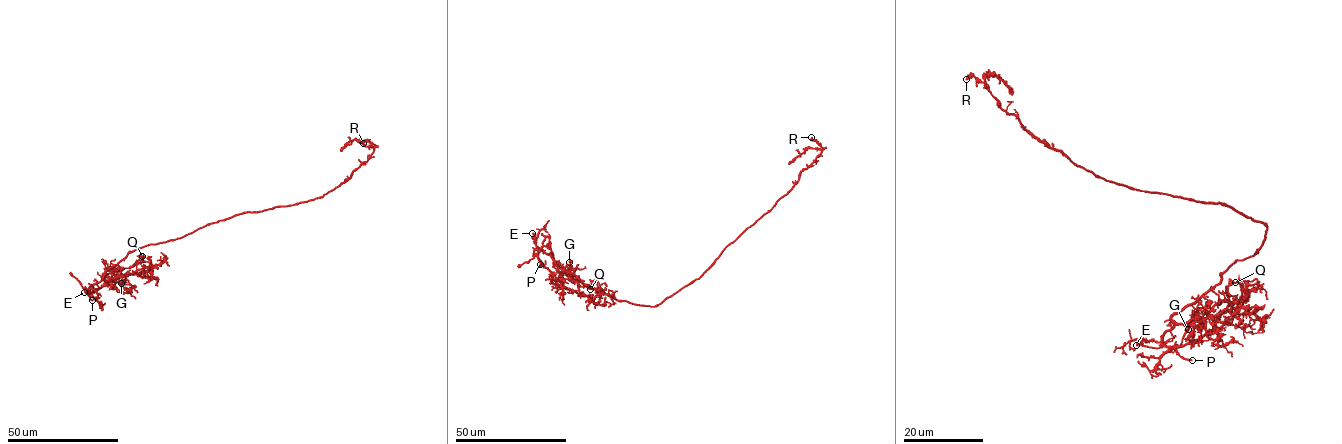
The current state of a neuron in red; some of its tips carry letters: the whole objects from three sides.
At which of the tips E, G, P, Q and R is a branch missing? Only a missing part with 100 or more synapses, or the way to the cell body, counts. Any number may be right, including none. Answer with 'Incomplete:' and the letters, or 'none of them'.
Incomplete: E

